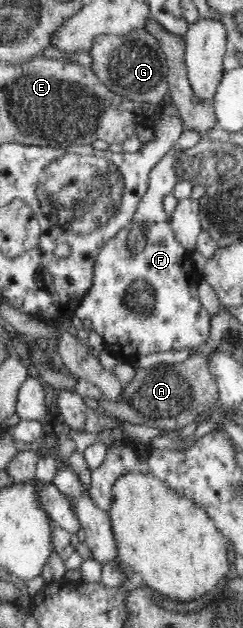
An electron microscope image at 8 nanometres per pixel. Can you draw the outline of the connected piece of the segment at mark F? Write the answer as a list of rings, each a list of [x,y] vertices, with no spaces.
[[[184,129],[173,148],[152,168],[147,193],[139,202],[136,216],[126,235],[126,247],[122,247],[124,235],[116,235],[112,247],[110,241],[103,245],[94,265],[92,285],[74,311],[74,315],[81,320],[90,319],[93,331],[102,337],[105,349],[116,362],[135,365],[142,355],[158,351],[187,351],[210,339],[210,314],[199,300],[198,283],[186,275],[184,257],[188,251],[175,239],[163,206],[163,198],[173,193],[178,181],[174,171],[174,156],[170,156],[170,153],[174,153],[174,149],[180,145],[194,145],[195,138],[201,135],[200,132]]]

